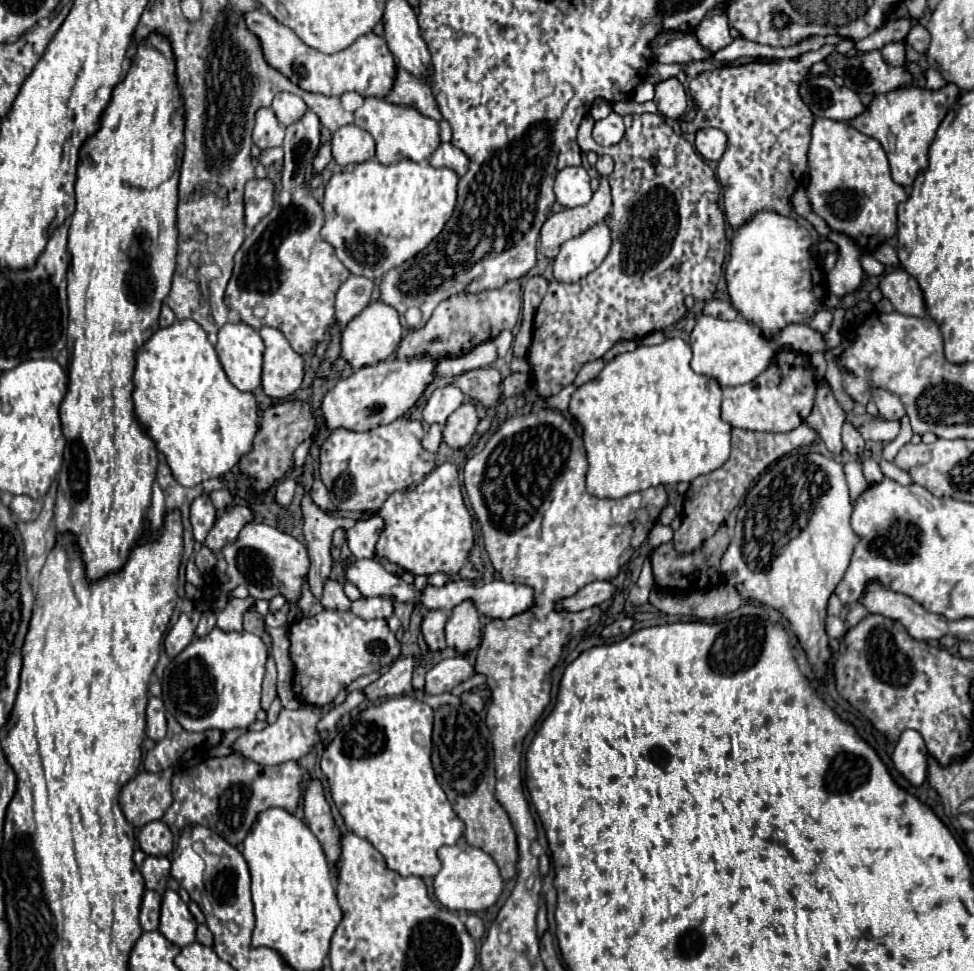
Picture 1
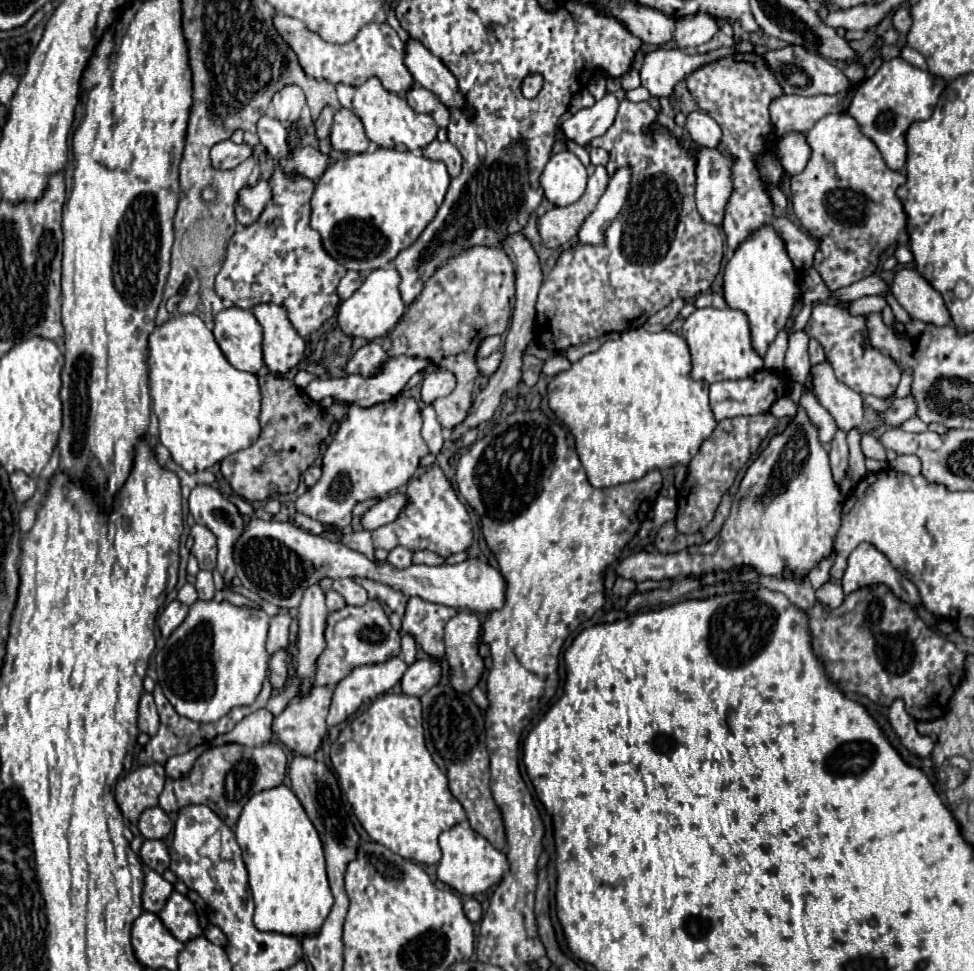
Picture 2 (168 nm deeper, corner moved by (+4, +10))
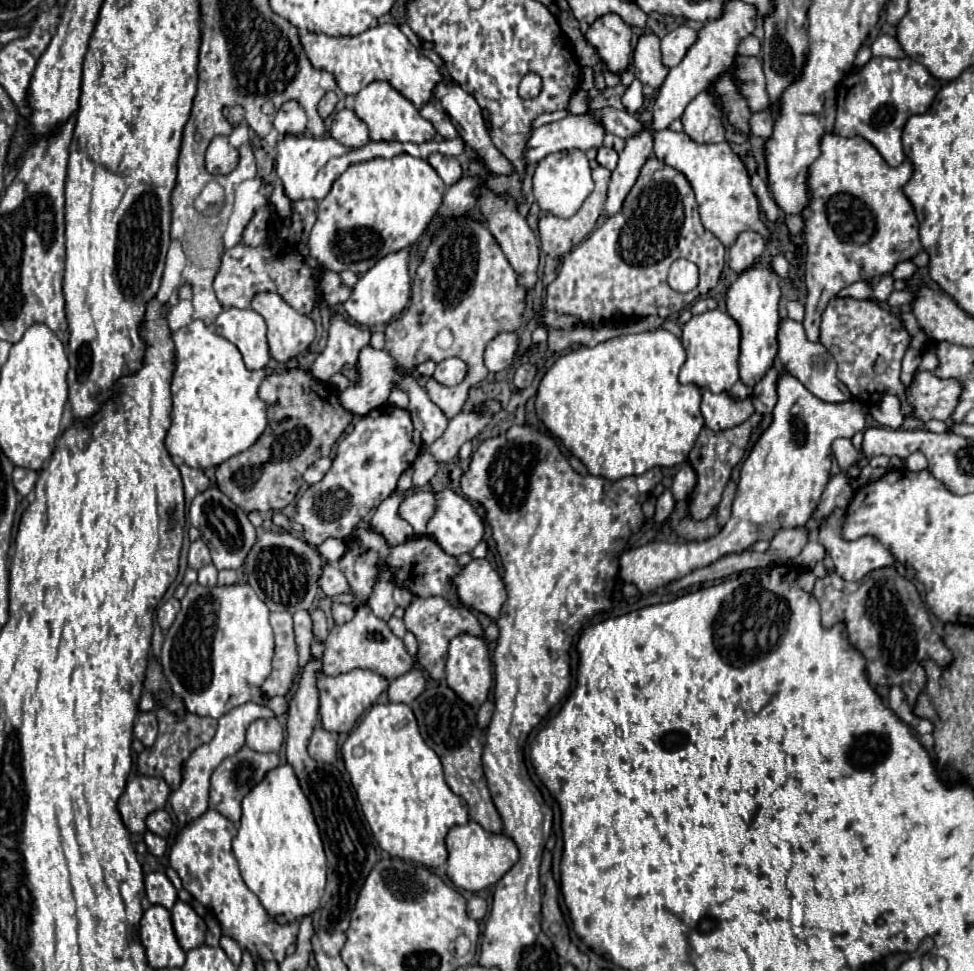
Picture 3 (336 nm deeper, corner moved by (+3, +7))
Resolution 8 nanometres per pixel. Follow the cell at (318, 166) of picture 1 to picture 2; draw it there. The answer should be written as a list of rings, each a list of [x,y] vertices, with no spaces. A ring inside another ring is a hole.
[[[326,107],[326,109],[320,113],[320,117],[314,121],[314,125],[316,125],[316,137],[318,137],[320,141],[322,141],[322,139],[326,139],[326,137],[330,135],[332,117],[334,117],[334,111],[332,111],[330,107]]]

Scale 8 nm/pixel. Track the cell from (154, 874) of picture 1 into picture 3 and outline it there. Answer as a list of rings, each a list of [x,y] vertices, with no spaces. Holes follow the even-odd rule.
[[[145,832],[145,844],[147,844],[147,848],[149,848],[149,852],[153,856],[163,856],[167,852],[165,838],[161,838],[161,836],[153,834],[153,832]]]

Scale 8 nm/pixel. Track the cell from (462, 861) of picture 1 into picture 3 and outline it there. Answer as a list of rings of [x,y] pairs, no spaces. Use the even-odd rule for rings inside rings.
[[[467,822],[465,826],[453,826],[447,834],[447,852],[449,852],[447,876],[453,880],[455,886],[469,892],[477,892],[495,884],[519,860],[519,850],[507,834],[487,832],[477,822]]]

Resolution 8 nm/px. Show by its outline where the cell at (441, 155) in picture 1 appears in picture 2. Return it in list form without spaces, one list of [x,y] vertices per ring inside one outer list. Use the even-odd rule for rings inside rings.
[[[434,139],[434,141],[432,141],[430,145],[426,145],[422,151],[424,151],[424,157],[446,163],[450,177],[460,175],[462,155],[460,155],[460,151],[458,151],[450,141],[438,141],[438,139]]]

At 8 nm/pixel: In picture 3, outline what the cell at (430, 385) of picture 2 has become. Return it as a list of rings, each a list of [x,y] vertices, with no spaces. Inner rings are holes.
[[[457,356],[445,358],[443,362],[439,362],[437,370],[433,374],[433,378],[437,382],[441,382],[443,386],[455,386],[455,384],[463,382],[465,376],[467,376],[467,364]]]

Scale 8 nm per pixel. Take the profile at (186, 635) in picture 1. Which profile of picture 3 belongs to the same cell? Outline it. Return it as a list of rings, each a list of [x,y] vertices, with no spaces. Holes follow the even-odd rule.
[[[169,598],[167,602],[163,602],[159,606],[159,610],[157,610],[157,622],[159,622],[159,626],[163,630],[167,630],[173,624],[177,610],[179,610],[179,600],[177,598]]]

